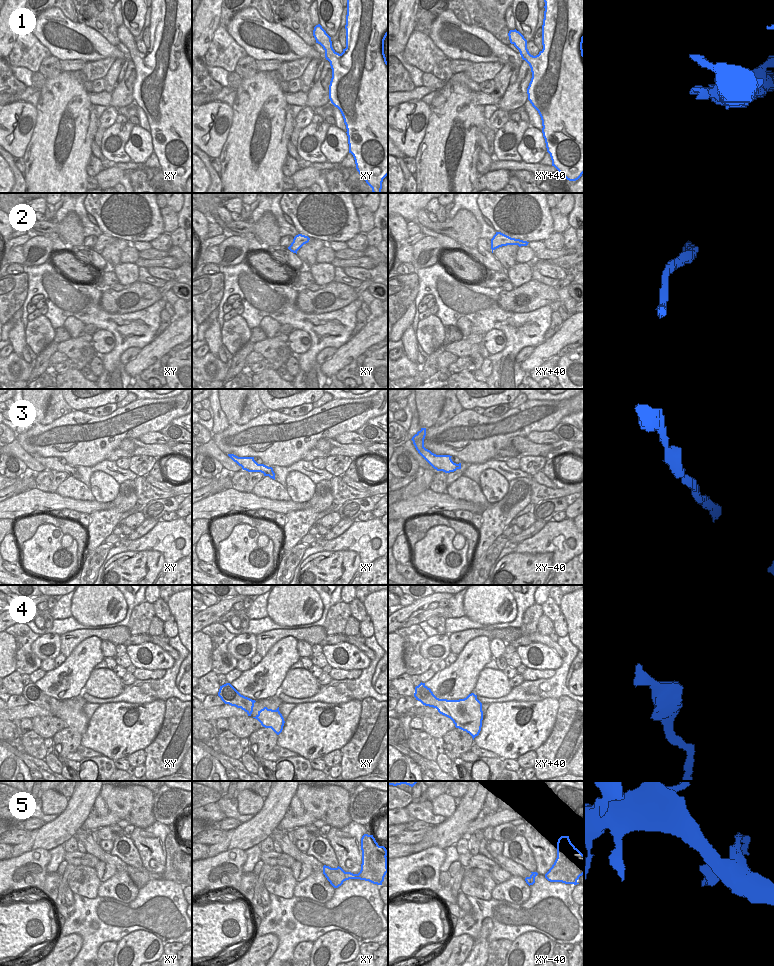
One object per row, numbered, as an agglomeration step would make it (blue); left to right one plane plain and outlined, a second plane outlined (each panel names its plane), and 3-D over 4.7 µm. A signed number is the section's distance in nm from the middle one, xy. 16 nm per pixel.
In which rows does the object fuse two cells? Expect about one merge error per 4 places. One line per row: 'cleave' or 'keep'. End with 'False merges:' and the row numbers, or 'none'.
1: keep
2: keep
3: keep
4: keep
5: keep
False merges: none

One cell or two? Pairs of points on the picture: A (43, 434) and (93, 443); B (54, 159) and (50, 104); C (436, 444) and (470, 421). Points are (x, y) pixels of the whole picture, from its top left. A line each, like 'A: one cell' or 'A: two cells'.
A: one cell
B: one cell
C: one cell

